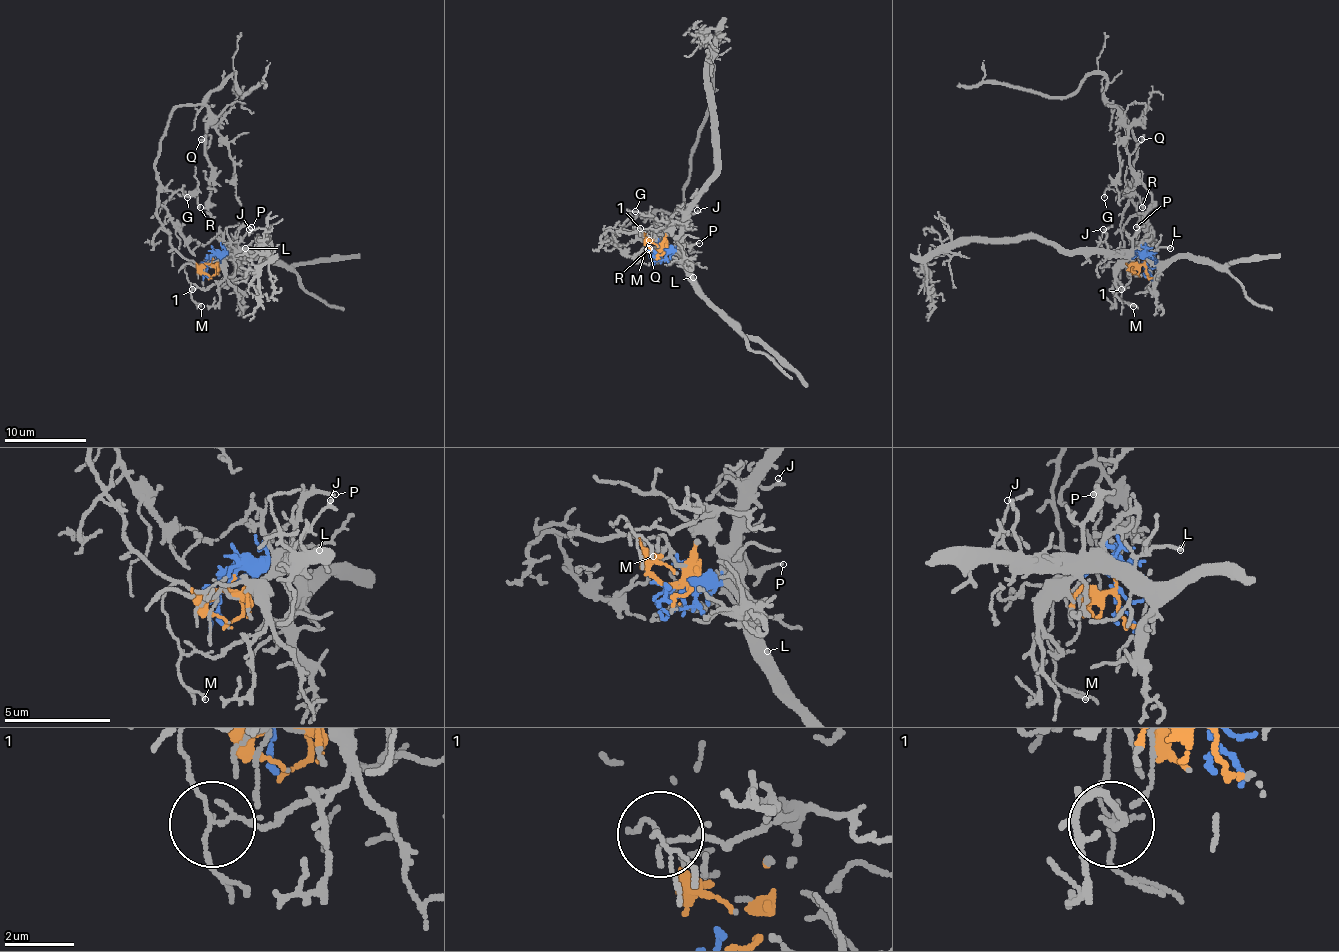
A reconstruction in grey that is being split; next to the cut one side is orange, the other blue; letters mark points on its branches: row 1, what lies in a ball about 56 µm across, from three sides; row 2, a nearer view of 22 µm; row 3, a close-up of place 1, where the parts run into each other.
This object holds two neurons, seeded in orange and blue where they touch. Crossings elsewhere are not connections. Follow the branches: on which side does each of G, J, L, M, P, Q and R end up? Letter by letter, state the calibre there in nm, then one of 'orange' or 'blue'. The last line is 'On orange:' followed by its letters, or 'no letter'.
G: 130 nm | orange
J: 160 nm | blue
L: 140 nm | blue
M: 110 nm | orange
P: 130 nm | blue
Q: 110 nm | orange
R: 120 nm | orange
On orange: G, M, Q, R

